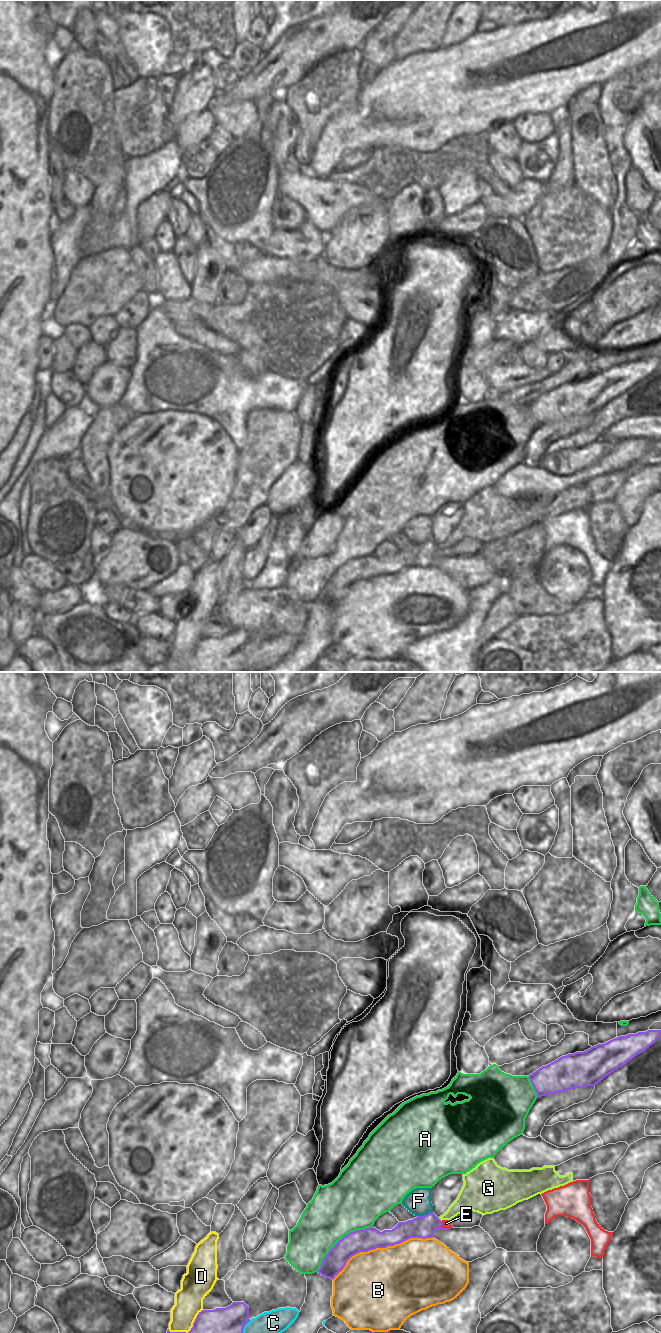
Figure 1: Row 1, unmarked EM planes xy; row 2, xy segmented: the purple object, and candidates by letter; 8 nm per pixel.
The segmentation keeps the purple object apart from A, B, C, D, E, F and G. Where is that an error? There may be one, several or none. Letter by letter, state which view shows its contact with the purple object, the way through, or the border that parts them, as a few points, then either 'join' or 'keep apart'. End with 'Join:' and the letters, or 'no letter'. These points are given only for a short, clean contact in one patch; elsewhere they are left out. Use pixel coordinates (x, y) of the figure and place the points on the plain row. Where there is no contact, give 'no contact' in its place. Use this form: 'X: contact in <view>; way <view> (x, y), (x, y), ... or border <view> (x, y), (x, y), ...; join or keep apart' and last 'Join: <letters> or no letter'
A: contact in xy; keep apart
B: contact in xy; keep apart
C: contact in xy; keep apart
D: contact in xy; border xy (202, 637), (187, 660), (168, 658); keep apart
E: contact in xy; border xy (441, 549), (442, 555), (450, 556); keep apart
F: contact in xy; border xy (432, 539), (417, 544); keep apart
G: contact in xy; keep apart
Join: no letter

